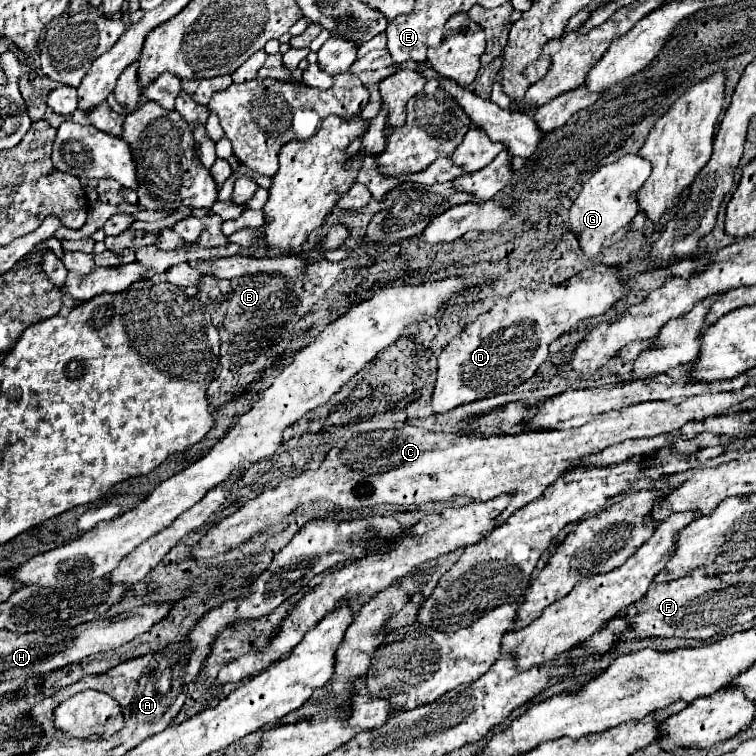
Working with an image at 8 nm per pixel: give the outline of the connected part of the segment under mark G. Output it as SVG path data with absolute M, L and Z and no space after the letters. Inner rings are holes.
M624 155L618 161L600 167L582 187L574 205L570 207L570 227L578 237L586 259L594 259L602 253L602 245L618 229L624 229L638 213L638 191L650 175L648 159L640 155Z

